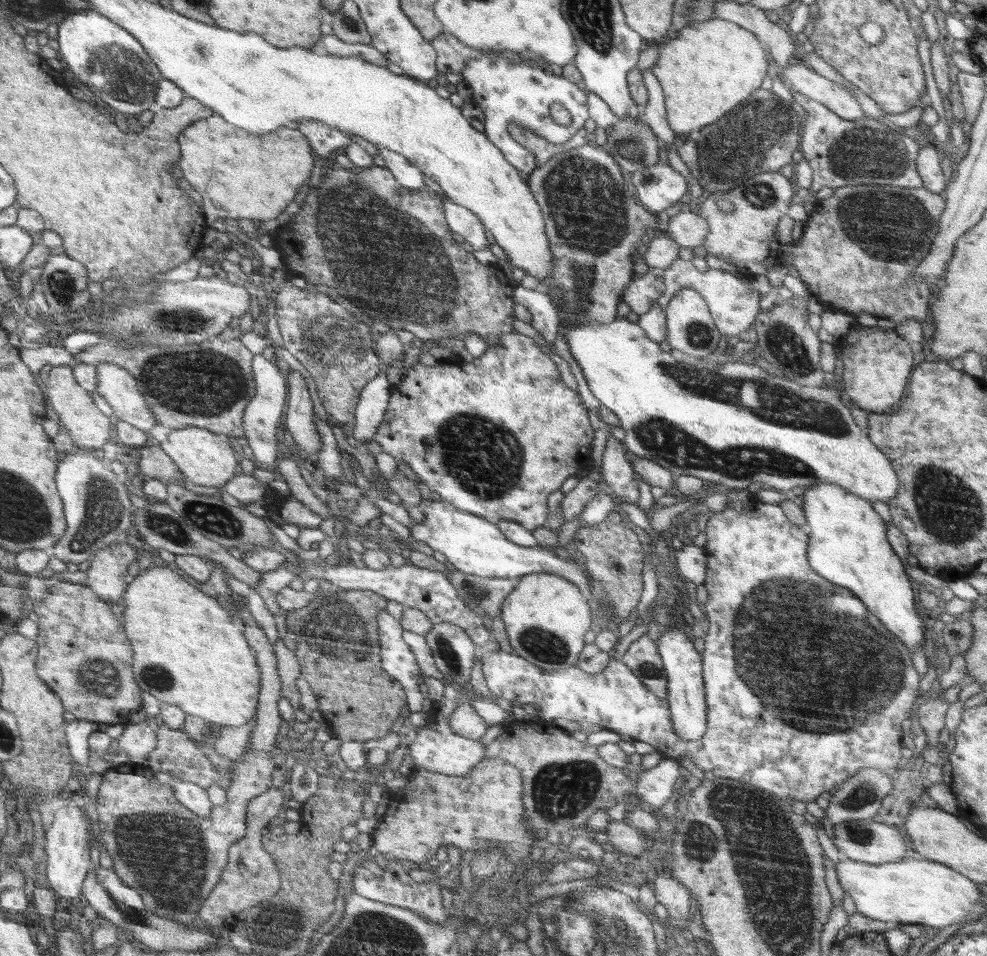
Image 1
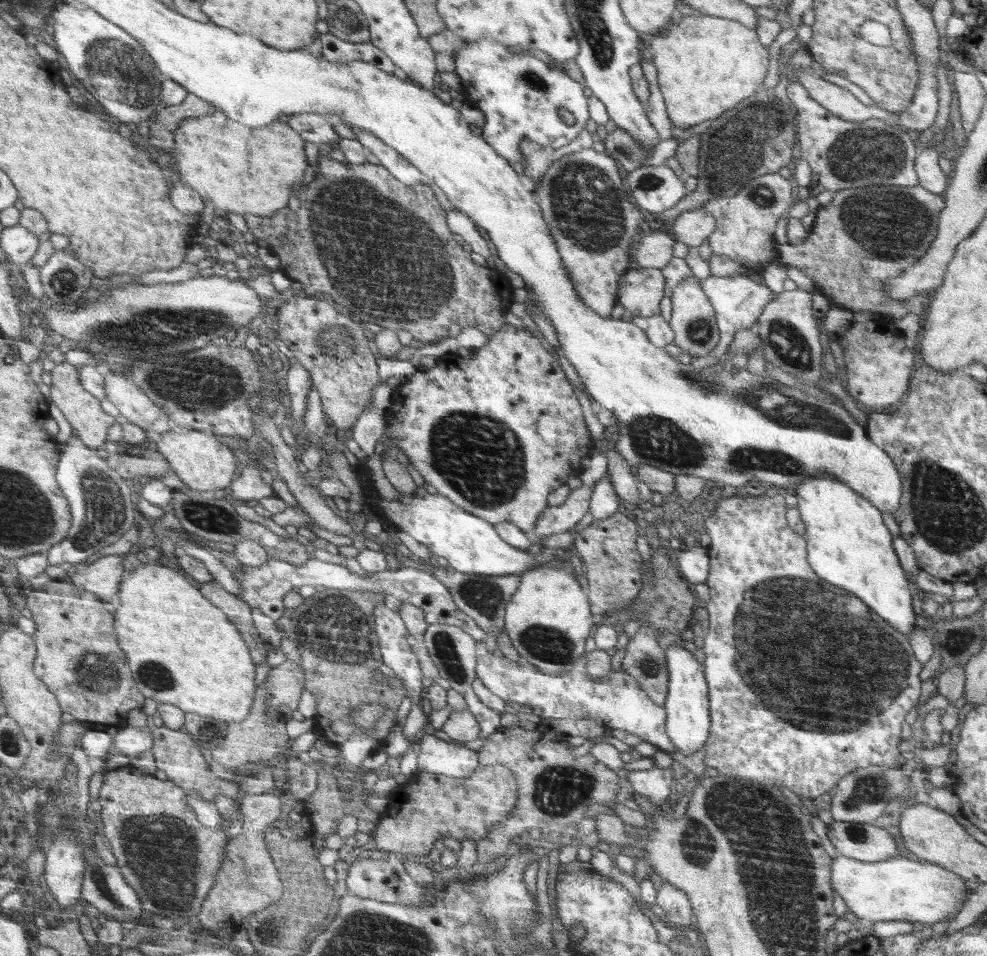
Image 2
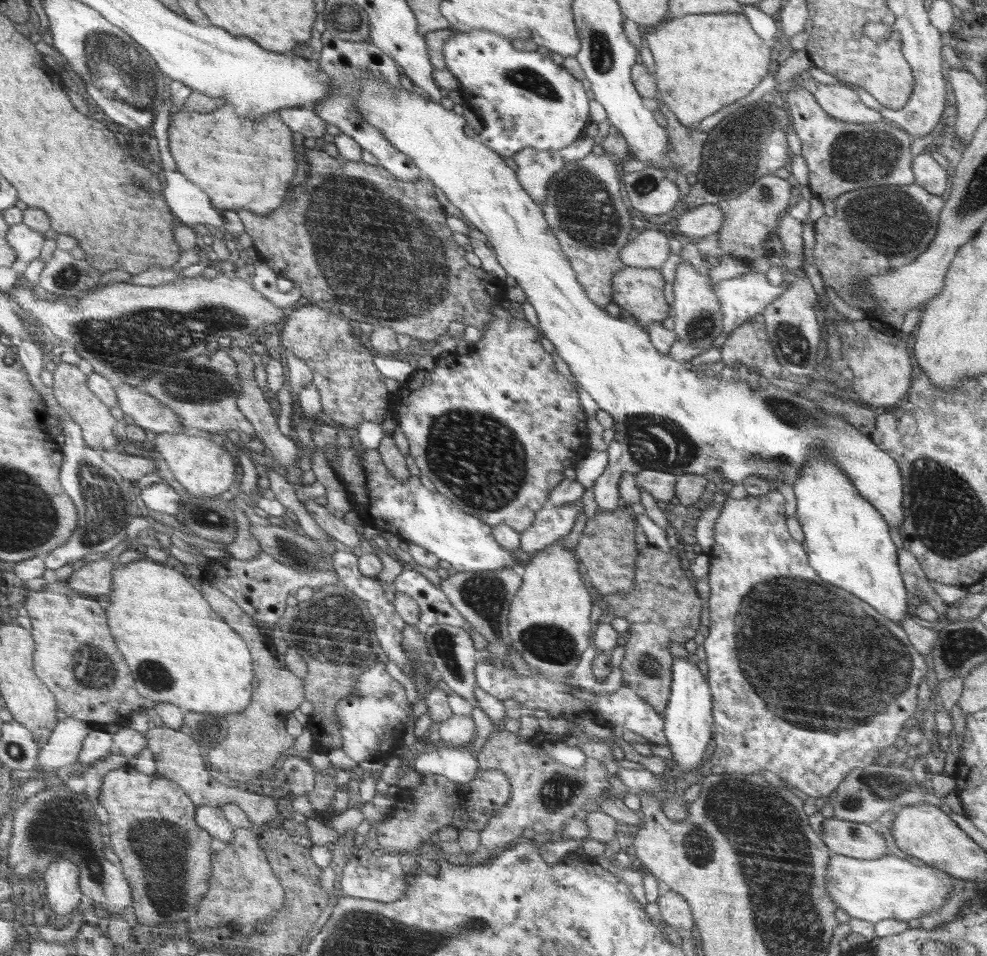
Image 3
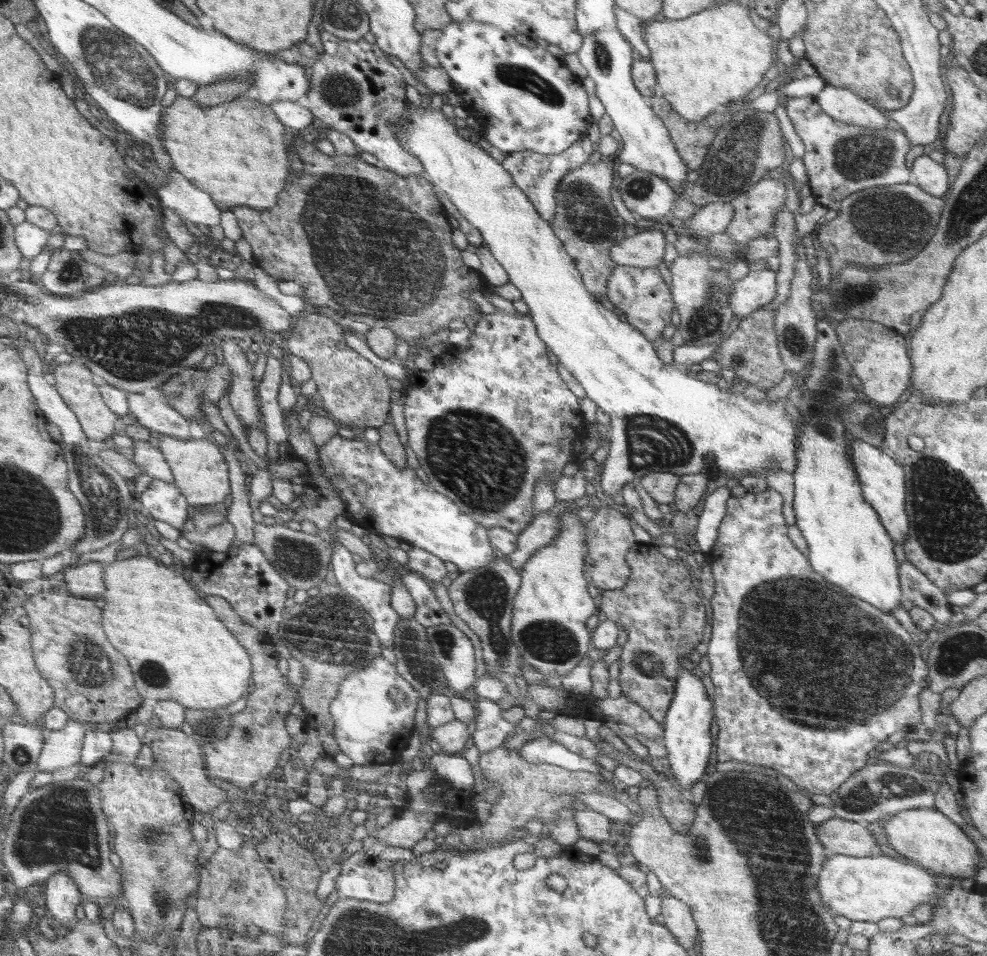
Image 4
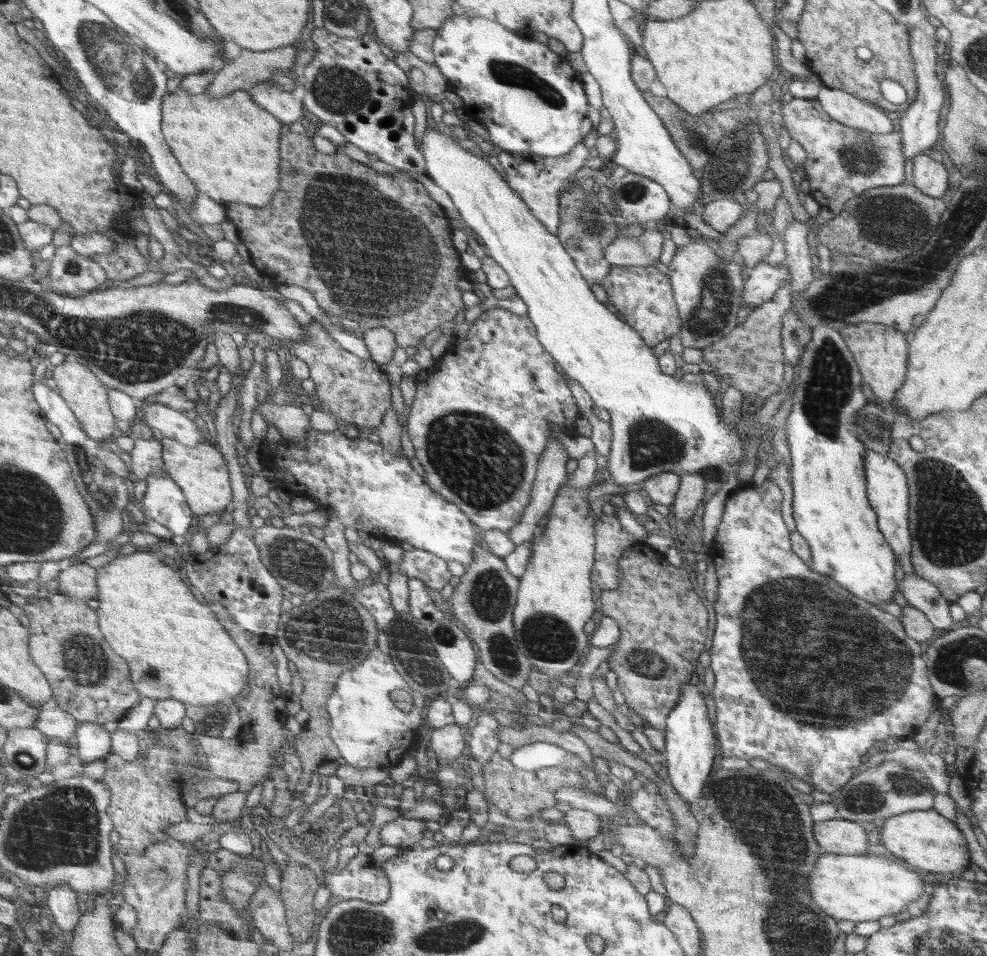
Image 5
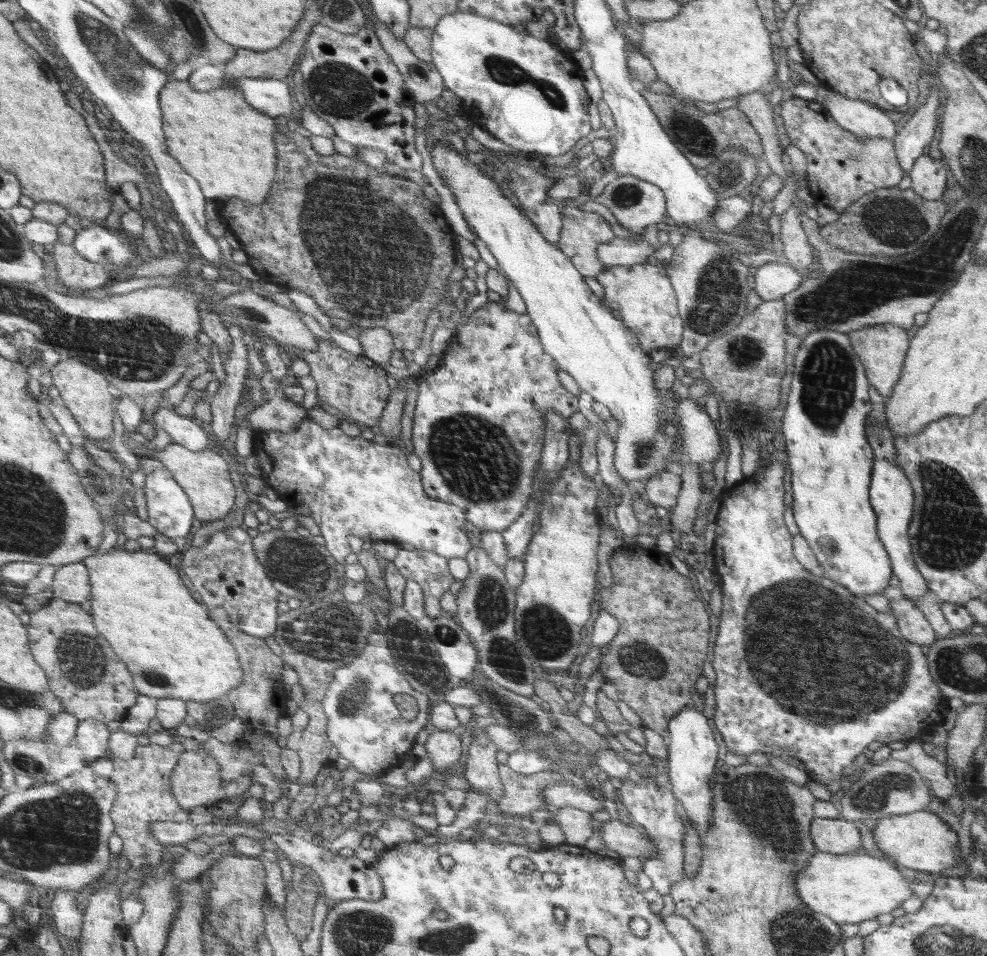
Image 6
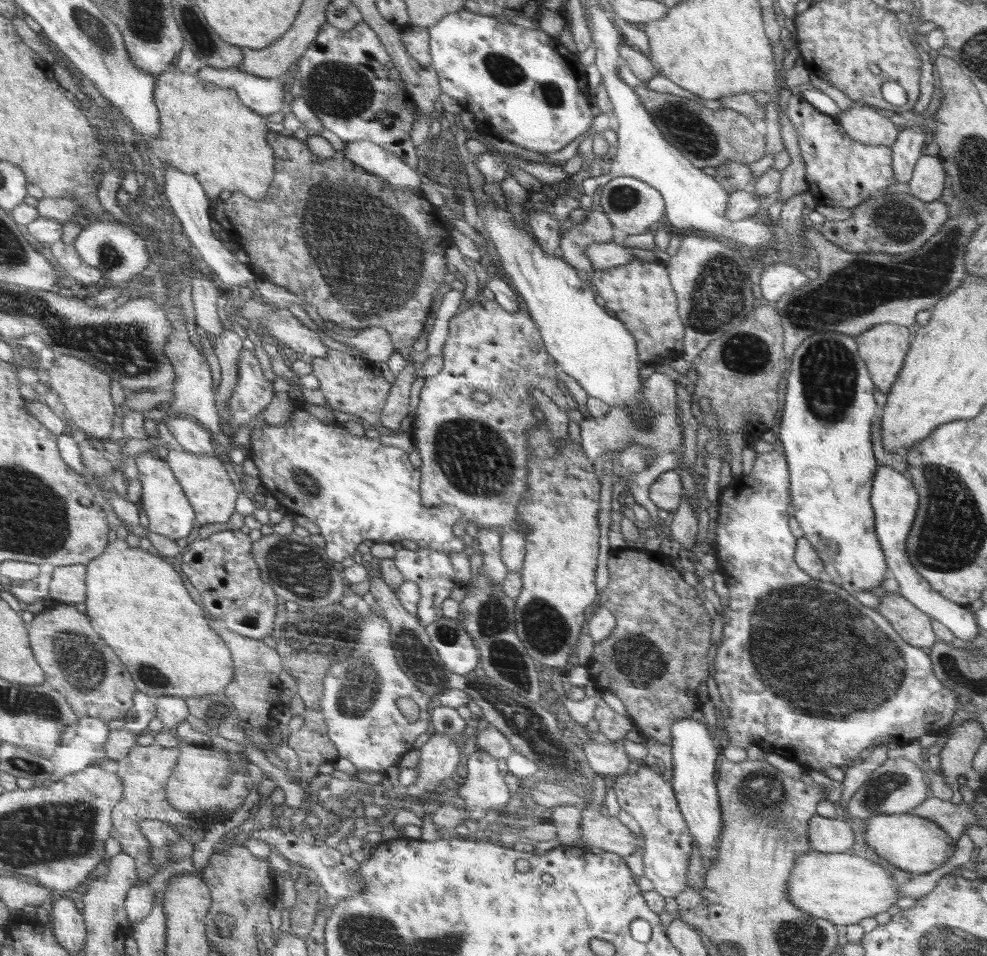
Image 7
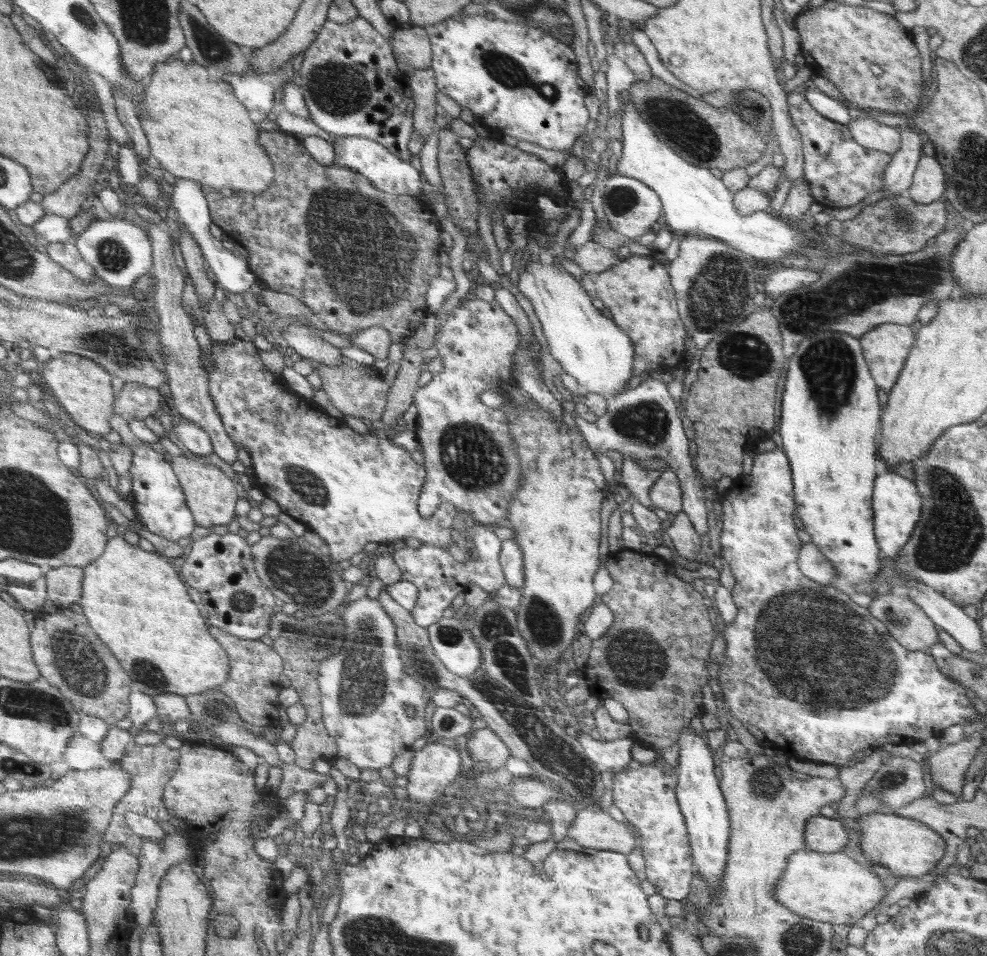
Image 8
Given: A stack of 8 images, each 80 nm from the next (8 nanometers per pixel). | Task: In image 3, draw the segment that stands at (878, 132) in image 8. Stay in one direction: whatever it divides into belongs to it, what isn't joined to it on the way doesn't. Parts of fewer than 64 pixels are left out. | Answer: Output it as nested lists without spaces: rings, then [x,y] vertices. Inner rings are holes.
[[[819,83],[813,92],[817,102],[834,118],[844,122],[870,123],[880,122],[883,116],[874,108],[860,101],[858,93],[842,84],[826,85]]]

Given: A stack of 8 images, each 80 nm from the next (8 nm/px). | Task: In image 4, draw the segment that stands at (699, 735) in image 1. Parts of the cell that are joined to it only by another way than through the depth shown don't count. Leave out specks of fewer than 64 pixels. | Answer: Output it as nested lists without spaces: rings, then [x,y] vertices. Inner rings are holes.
[[[683,668],[682,674],[677,678],[676,692],[673,702],[665,716],[664,734],[662,744],[668,751],[667,758],[670,770],[676,778],[676,785],[684,791],[689,791],[704,774],[710,750],[712,750],[712,738],[710,738],[710,728],[712,728],[712,702],[708,702],[706,688],[702,694],[702,682],[698,680],[698,674],[692,674],[688,669]]]

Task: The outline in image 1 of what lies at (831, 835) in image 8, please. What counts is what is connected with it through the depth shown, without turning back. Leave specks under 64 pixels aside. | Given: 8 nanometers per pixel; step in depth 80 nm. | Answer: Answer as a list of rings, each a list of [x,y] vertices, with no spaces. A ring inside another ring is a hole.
[[[873,819],[846,821],[834,825],[834,845],[849,860],[870,865],[888,864],[904,860],[907,852],[906,842],[898,829],[888,824],[874,822]]]

